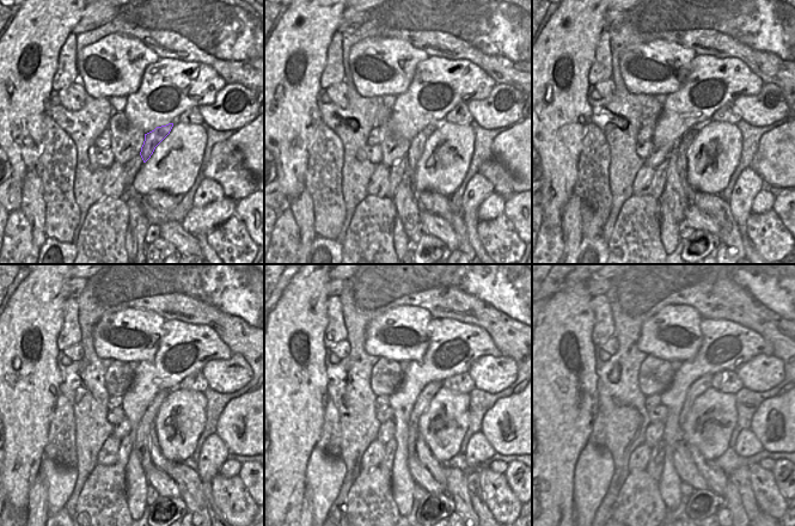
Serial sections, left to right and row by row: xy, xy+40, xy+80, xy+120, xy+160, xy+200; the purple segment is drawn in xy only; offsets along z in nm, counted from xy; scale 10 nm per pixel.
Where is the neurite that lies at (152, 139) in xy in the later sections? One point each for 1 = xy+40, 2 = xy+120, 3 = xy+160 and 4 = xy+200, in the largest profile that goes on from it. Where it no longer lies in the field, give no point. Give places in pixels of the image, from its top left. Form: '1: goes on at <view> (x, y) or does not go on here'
1: goes on at xy+40 (415, 150)
2: goes on at xy+120 (157, 458)
3: goes on at xy+160 (427, 459)
4: goes on at xy+200 (716, 478)

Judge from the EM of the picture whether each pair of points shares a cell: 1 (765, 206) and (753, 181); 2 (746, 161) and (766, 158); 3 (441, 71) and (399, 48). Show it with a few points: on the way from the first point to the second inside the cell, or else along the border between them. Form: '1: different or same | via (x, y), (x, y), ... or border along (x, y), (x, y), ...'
1: different | border along (763, 188), (753, 200), (750, 212)
2: different | border along (763, 135), (751, 165)
3: different | border along (428, 56), (416, 66), (409, 86)

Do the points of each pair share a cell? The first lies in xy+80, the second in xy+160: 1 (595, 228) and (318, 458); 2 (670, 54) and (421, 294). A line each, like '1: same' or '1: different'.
1: same
2: different

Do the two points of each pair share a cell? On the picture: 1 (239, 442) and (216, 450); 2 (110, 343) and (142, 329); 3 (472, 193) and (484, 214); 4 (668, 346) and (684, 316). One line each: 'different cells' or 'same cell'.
1: different cells
2: same cell
3: different cells
4: same cell

